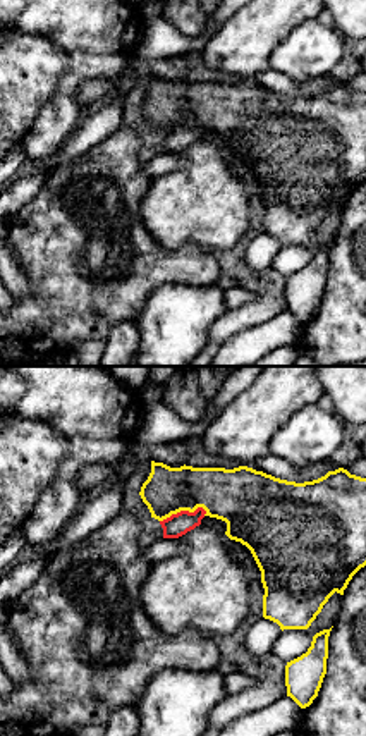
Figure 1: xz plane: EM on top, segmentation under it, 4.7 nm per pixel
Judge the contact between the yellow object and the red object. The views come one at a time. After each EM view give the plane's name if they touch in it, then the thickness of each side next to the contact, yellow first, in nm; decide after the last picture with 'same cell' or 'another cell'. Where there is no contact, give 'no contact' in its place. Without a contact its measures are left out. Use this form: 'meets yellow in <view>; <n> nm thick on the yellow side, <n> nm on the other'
meets yellow in xz; 260 nm thick on the yellow side, 110 nm on the other

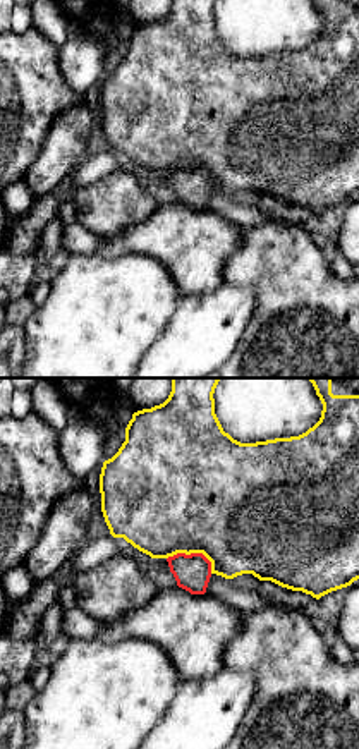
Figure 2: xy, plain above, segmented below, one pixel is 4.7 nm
meets yellow in xy; 500 nm thick on the yellow side, 170 nm on the other

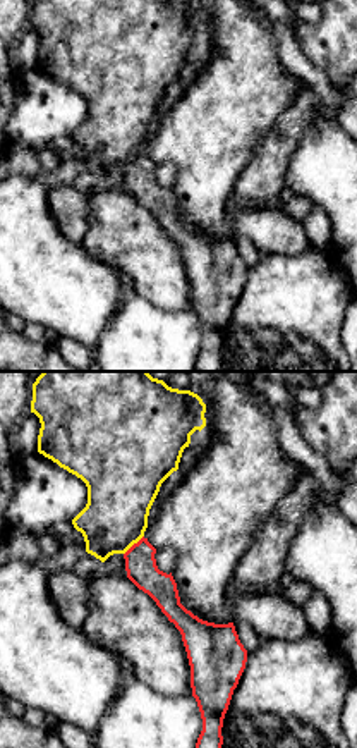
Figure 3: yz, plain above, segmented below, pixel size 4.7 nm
meets yellow in yz; 320 nm thick on the yellow side, 150 nm on the other

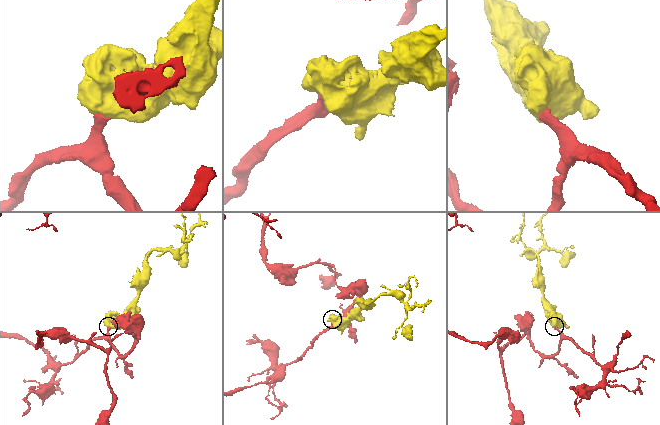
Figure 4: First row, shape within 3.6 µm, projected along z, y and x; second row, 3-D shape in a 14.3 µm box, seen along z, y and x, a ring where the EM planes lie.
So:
same cell

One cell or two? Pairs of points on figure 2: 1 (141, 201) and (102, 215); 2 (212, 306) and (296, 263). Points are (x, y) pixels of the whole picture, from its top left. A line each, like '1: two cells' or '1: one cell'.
1: one cell
2: two cells

